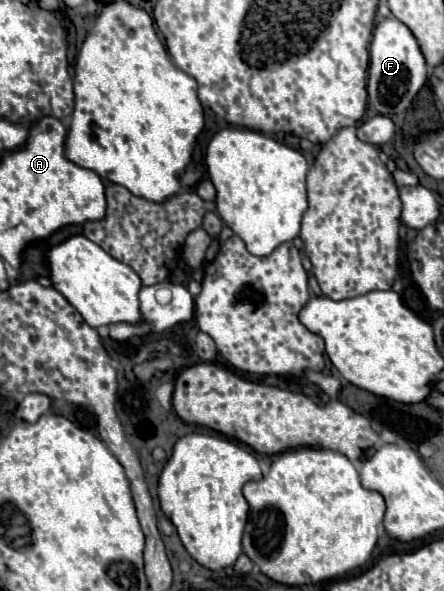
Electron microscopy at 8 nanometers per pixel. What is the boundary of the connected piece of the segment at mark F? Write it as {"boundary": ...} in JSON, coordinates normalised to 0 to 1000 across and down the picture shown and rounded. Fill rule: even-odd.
{"boundary":[[[892,29],[860,32],[838,63],[833,76],[833,117],[829,117],[829,171],[860,195],[910,191],[946,147],[959,140],[964,110],[946,86],[946,76],[928,52]]]}

